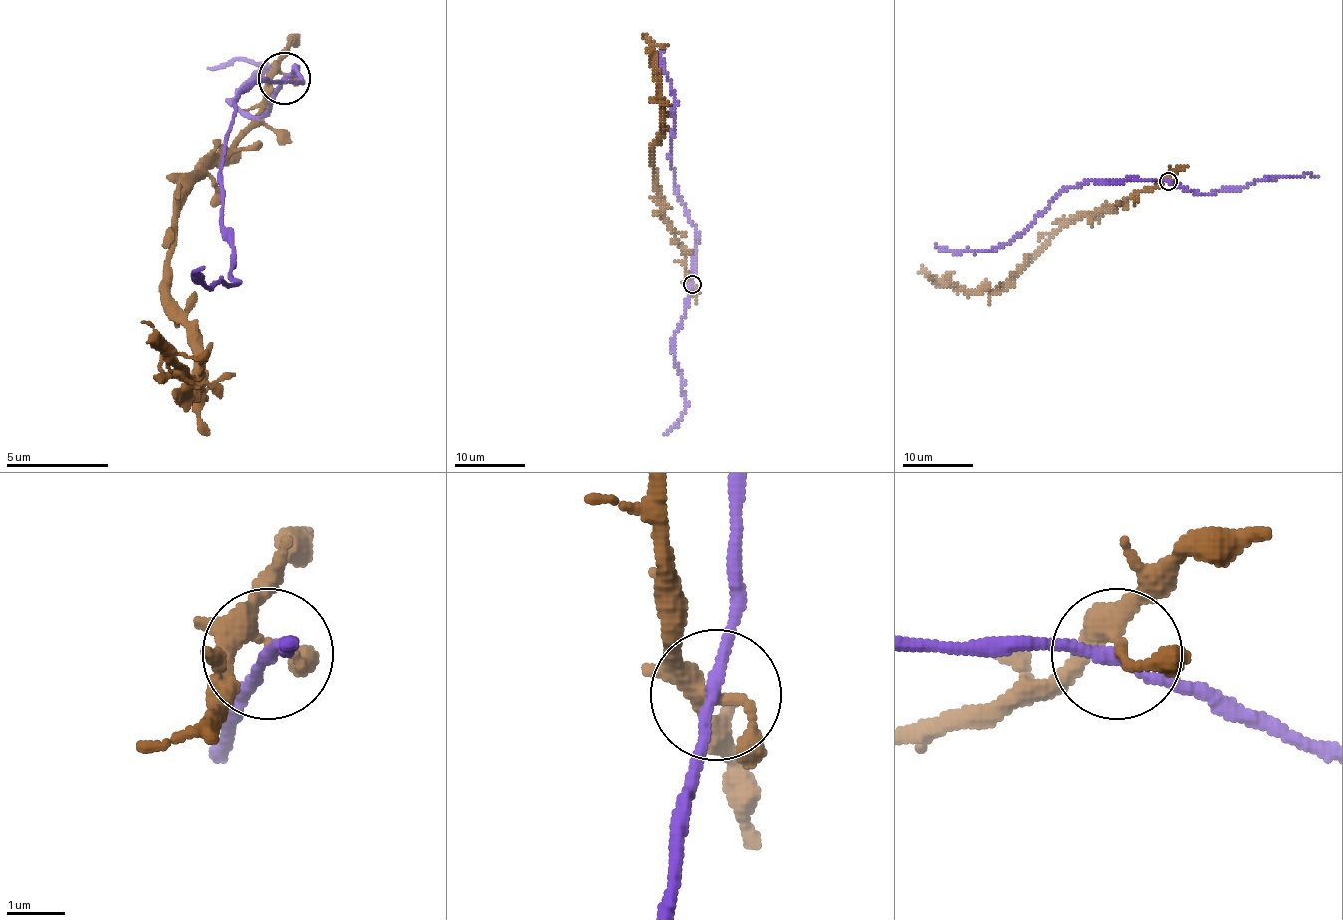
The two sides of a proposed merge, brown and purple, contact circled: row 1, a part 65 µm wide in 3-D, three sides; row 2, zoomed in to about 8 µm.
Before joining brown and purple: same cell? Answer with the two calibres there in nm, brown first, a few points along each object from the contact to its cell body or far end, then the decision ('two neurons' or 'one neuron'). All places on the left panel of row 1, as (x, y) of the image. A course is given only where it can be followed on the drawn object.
280 nm thick on the brown side, 190 nm on the other; brown runs (283, 74), (190, 187), (175, 223), (170, 315), (196, 351), (196, 392), (185, 392), (170, 346), (139, 320); purple runs (283, 79), (293, 69), (298, 85), (257, 79), (237, 100), (221, 156), (237, 285), (206, 285), (206, 264); two neurons

